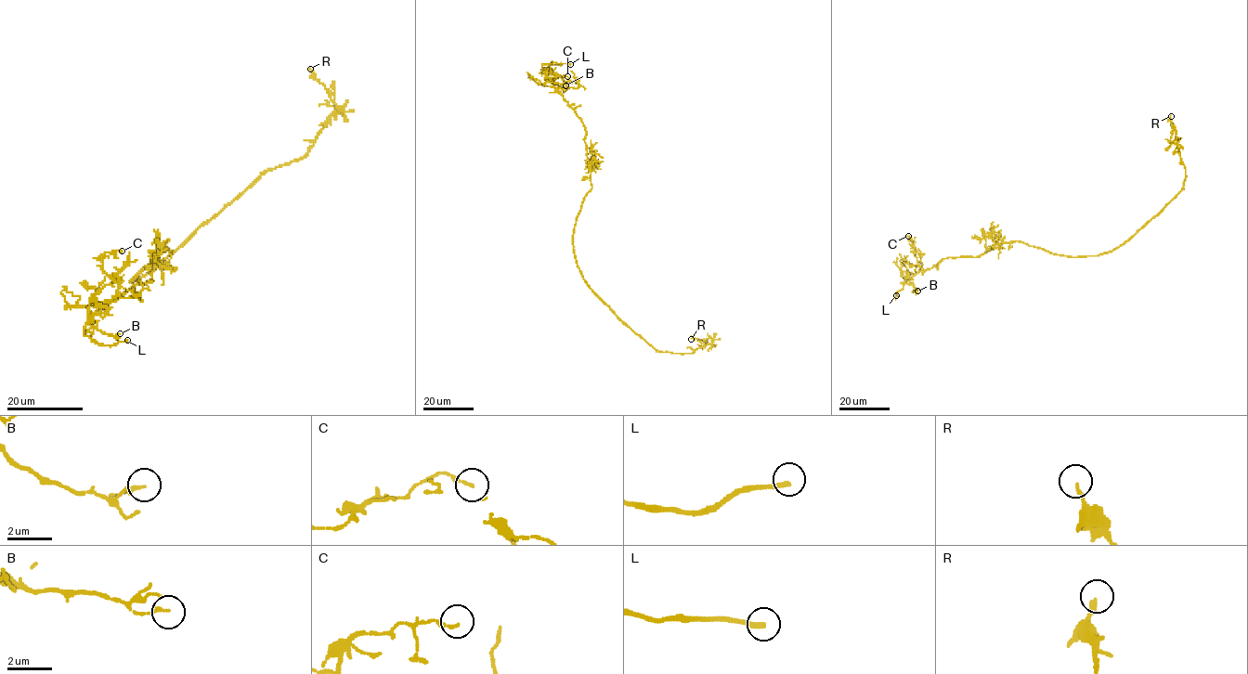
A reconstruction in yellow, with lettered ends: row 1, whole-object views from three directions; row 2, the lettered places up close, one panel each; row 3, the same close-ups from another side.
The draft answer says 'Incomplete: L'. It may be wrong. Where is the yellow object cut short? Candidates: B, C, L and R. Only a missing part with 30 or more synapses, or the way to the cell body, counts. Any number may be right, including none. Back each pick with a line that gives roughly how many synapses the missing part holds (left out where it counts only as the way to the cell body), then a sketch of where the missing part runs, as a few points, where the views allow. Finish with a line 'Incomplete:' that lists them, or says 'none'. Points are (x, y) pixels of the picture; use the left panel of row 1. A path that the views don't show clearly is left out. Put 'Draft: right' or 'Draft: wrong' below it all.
L: course (127, 340), (163, 323), (187, 304), (204, 278), (203, 268), (206, 266)
Incomplete: L
Draft: right

